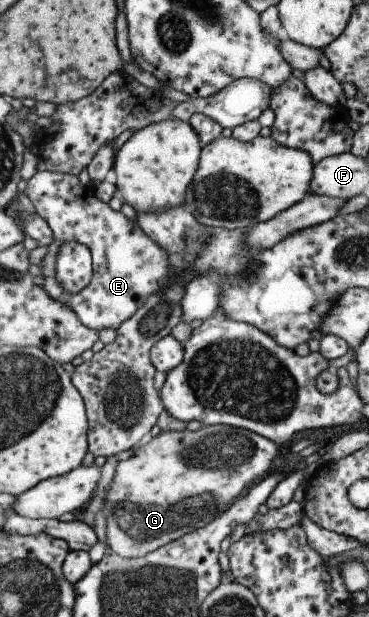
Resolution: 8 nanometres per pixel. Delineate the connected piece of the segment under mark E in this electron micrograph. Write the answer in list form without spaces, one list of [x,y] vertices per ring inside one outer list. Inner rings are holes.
[[[36,171],[26,182],[25,195],[35,208],[36,215],[44,221],[51,230],[52,242],[48,252],[41,260],[41,276],[44,284],[41,286],[51,299],[70,306],[78,320],[88,328],[99,331],[102,328],[116,330],[127,318],[130,318],[139,306],[154,293],[163,288],[167,282],[169,266],[167,252],[158,246],[138,228],[138,225],[128,219],[121,211],[110,209],[108,203],[100,201],[93,192],[93,187],[82,186],[76,175],[67,175],[56,171]],[[74,241],[86,246],[91,254],[91,271],[89,283],[76,294],[66,294],[61,284],[55,279],[55,260],[57,249],[62,243]]]

